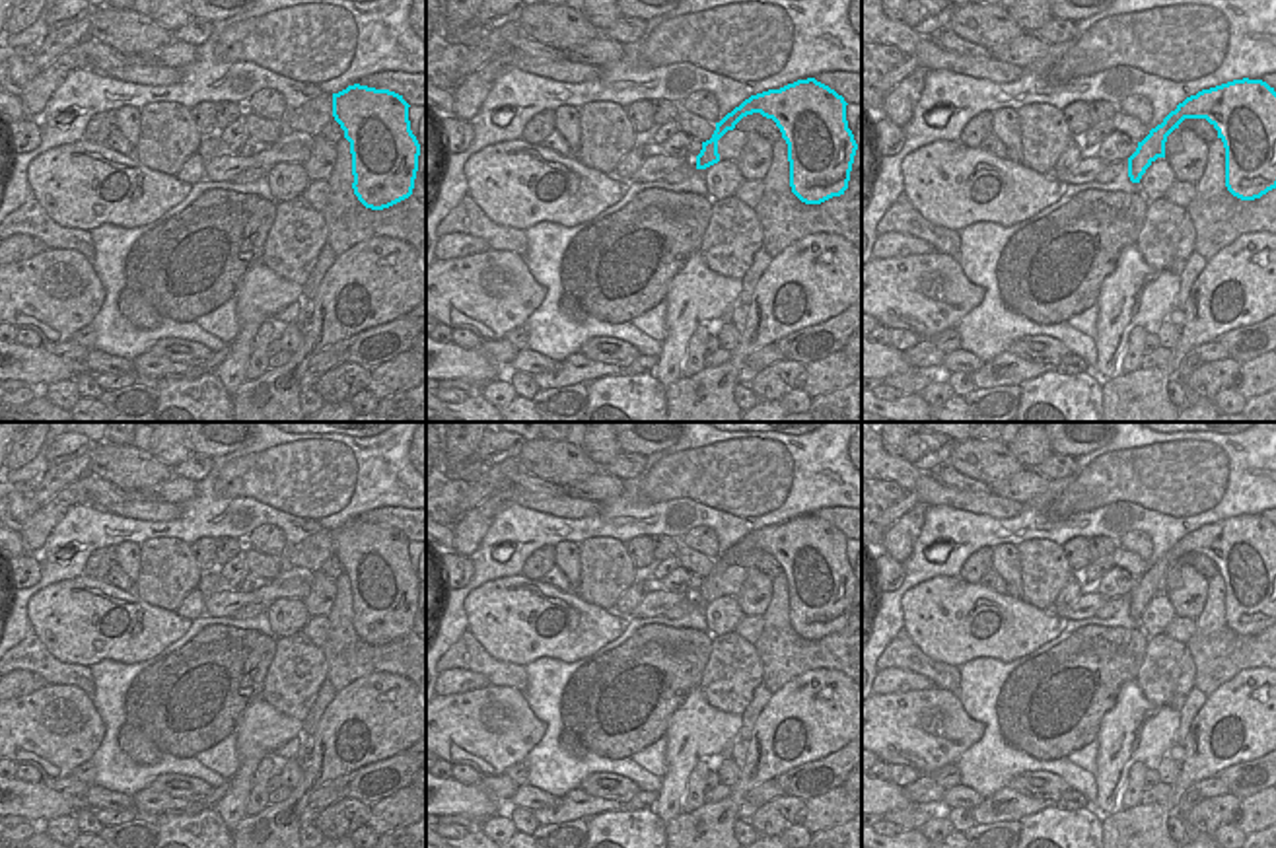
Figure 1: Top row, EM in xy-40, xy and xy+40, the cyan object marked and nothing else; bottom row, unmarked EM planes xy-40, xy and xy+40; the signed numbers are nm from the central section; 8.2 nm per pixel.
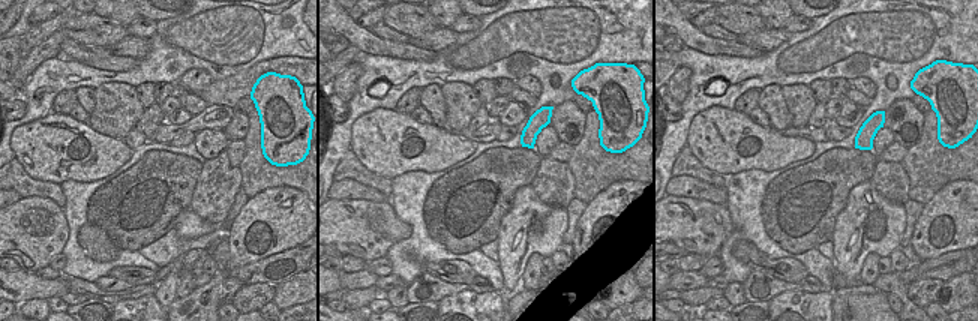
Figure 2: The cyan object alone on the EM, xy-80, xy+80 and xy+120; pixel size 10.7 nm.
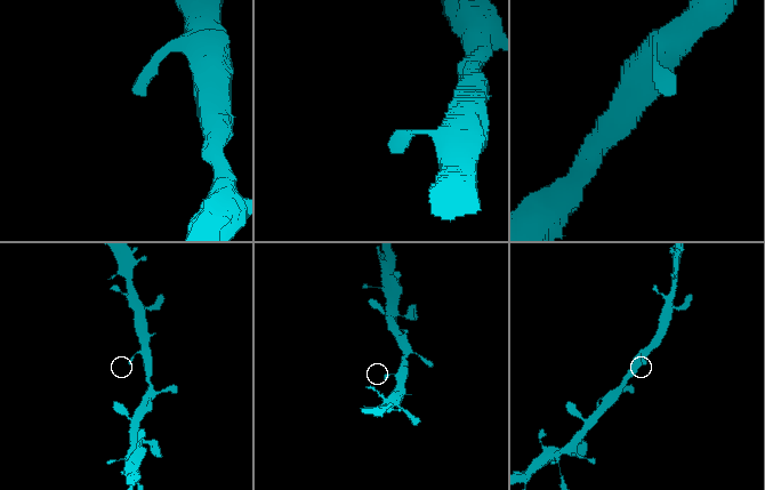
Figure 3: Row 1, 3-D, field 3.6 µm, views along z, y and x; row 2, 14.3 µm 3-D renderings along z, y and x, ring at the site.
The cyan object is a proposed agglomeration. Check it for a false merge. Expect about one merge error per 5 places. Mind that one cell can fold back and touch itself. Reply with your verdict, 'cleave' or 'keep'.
keep

